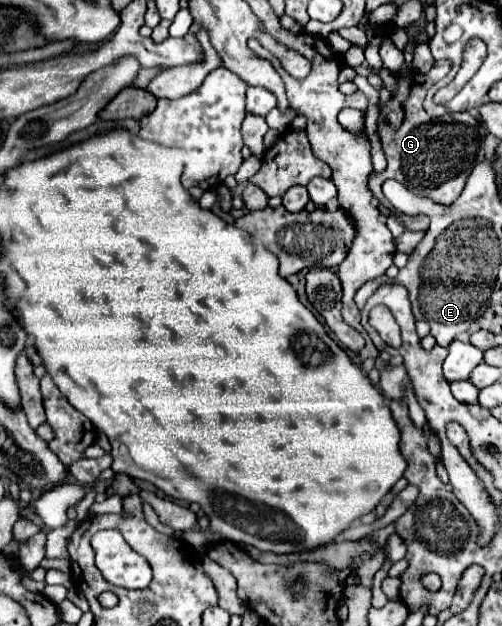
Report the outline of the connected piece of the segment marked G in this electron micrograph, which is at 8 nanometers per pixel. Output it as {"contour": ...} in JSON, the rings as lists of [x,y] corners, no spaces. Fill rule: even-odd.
{"contour":[[[435,62],[433,70],[427,74],[427,80],[413,82],[413,74],[395,74],[397,78],[397,90],[387,102],[379,102],[379,120],[377,120],[377,136],[381,140],[381,148],[387,156],[387,168],[383,172],[373,172],[369,176],[369,190],[371,194],[389,210],[393,206],[387,202],[385,194],[381,192],[381,184],[387,178],[399,180],[405,184],[413,194],[431,198],[437,204],[449,206],[459,198],[459,194],[465,188],[467,176],[471,174],[473,166],[479,164],[485,156],[483,150],[483,136],[481,136],[481,124],[477,118],[473,118],[469,112],[453,112],[445,114],[441,118],[427,116],[423,110],[423,98],[427,90],[441,78],[445,78],[451,70],[451,62]]]}

